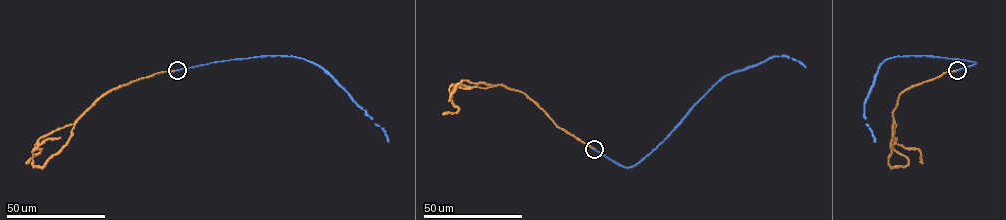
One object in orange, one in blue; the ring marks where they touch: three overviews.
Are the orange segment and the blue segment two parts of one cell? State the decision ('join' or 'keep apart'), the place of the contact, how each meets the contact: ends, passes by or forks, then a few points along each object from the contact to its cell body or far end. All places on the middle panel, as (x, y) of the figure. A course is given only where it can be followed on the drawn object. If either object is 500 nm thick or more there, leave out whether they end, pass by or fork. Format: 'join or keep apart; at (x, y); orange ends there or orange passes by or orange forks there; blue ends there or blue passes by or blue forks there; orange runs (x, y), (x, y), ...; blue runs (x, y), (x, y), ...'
keep apart; at (594, 149); orange ends there; blue ends there; orange runs (594, 149), (558, 127), (524, 93), (501, 85), (463, 80), (449, 100), (451, 86), (477, 86); blue runs (594, 149), (630, 167), (653, 151), (689, 110), (727, 75), (773, 56), (788, 56), (805, 67)

